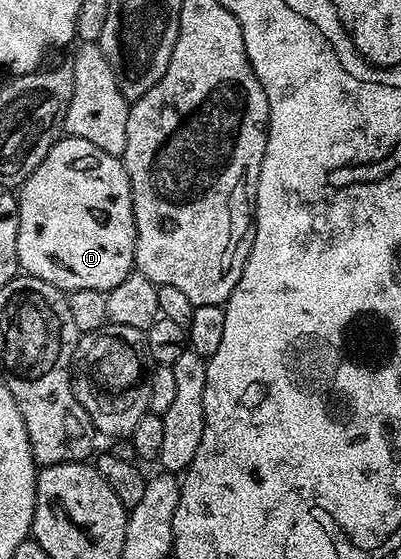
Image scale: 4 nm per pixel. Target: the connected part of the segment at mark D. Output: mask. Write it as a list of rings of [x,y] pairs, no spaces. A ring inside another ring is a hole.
[[[72,137],[58,139],[47,157],[43,157],[41,164],[21,184],[17,208],[17,265],[24,274],[39,277],[39,281],[47,281],[66,293],[79,289],[99,289],[108,293],[134,270],[137,230],[129,174],[118,156],[95,149],[91,141]]]

